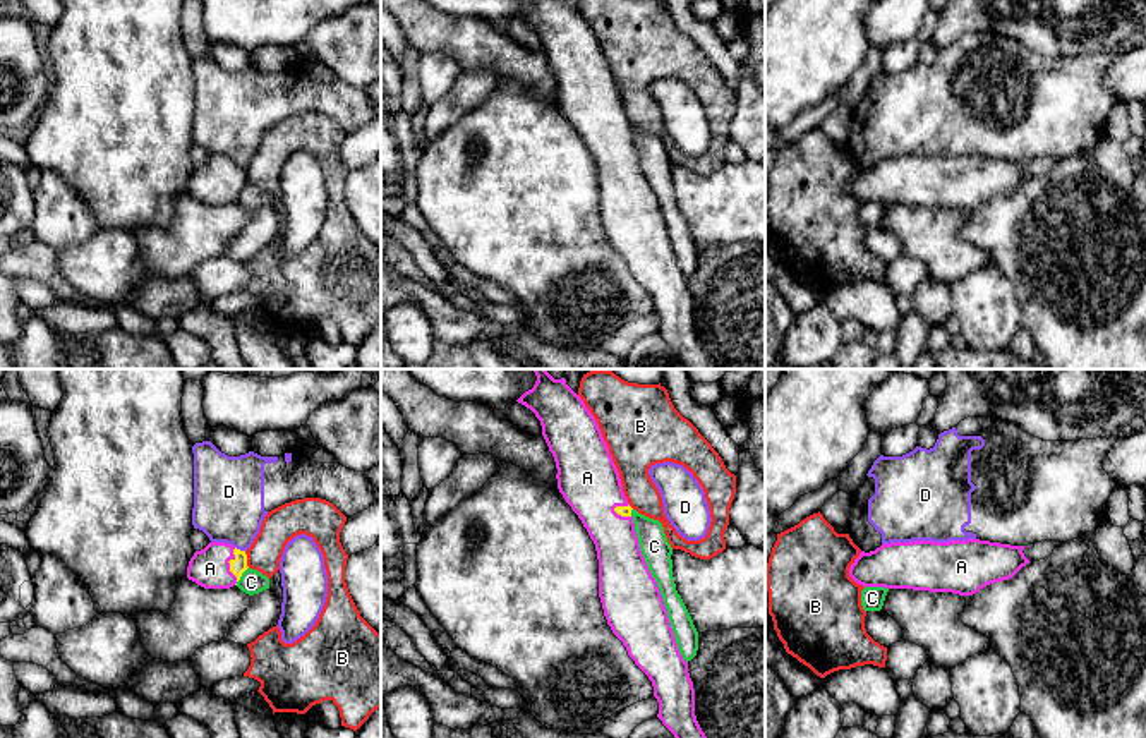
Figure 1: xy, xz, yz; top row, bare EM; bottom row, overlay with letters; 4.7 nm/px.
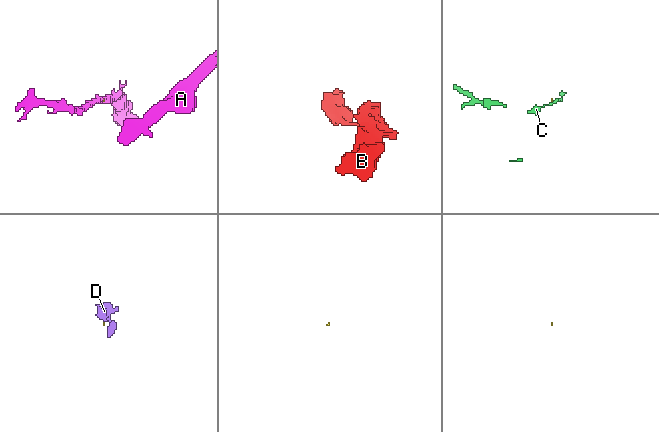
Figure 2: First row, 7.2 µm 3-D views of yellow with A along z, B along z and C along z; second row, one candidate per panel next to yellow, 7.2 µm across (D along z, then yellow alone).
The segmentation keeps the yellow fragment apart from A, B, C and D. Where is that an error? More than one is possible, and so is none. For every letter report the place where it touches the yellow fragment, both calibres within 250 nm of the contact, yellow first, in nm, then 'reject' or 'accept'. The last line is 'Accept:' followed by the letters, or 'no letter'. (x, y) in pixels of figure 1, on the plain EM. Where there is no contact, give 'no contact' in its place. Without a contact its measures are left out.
A: xy (230, 182) | 80/190 nm | accept
B: xy (246, 175) | 80/160 nm | reject
C: xy (241, 191) | 80/120 nm | reject
D: xy (239, 165) | 80/340 nm | reject
Accept: A

